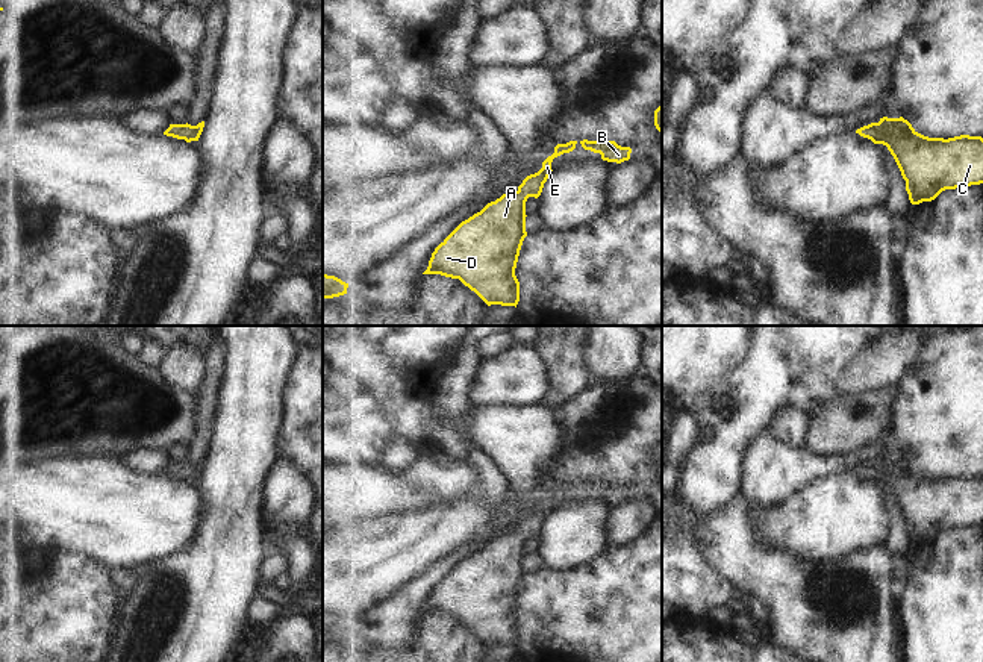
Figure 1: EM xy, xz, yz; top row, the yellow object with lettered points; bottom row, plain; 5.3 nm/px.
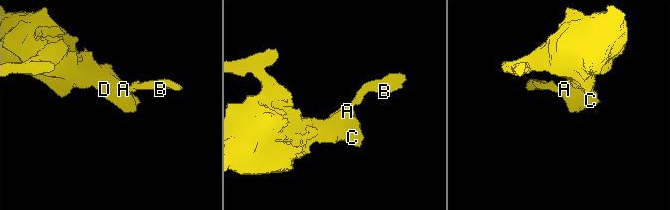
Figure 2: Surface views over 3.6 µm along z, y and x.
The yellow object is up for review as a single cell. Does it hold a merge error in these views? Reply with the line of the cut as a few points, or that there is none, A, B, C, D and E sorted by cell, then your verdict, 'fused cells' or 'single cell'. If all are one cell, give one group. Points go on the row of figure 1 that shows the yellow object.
no cut | A B C D E | single cell

